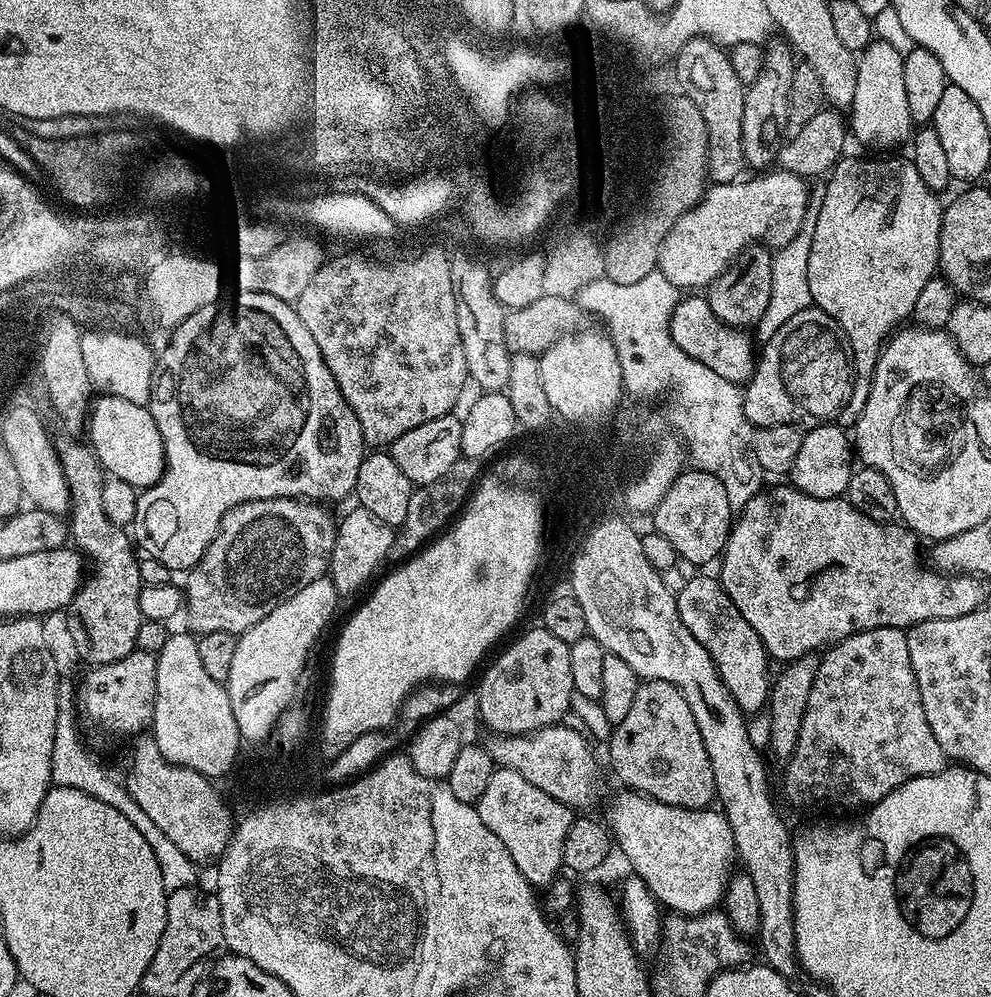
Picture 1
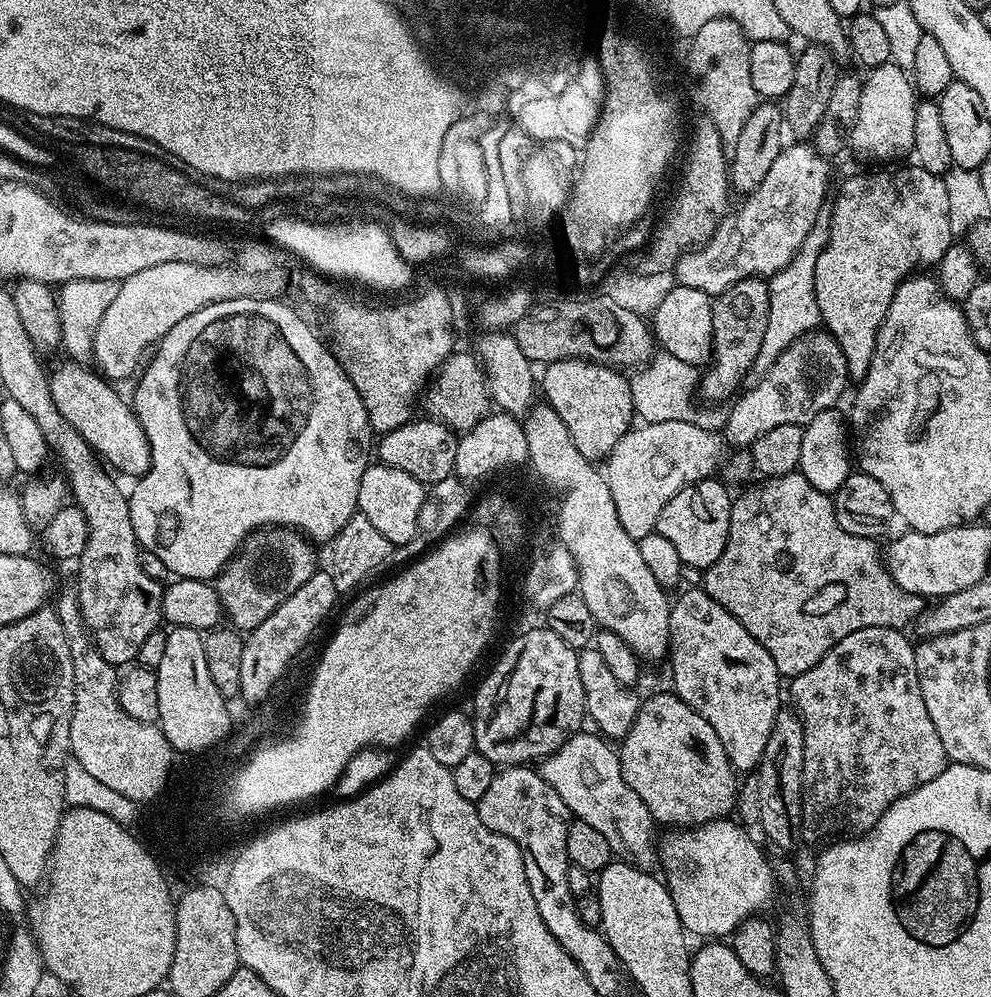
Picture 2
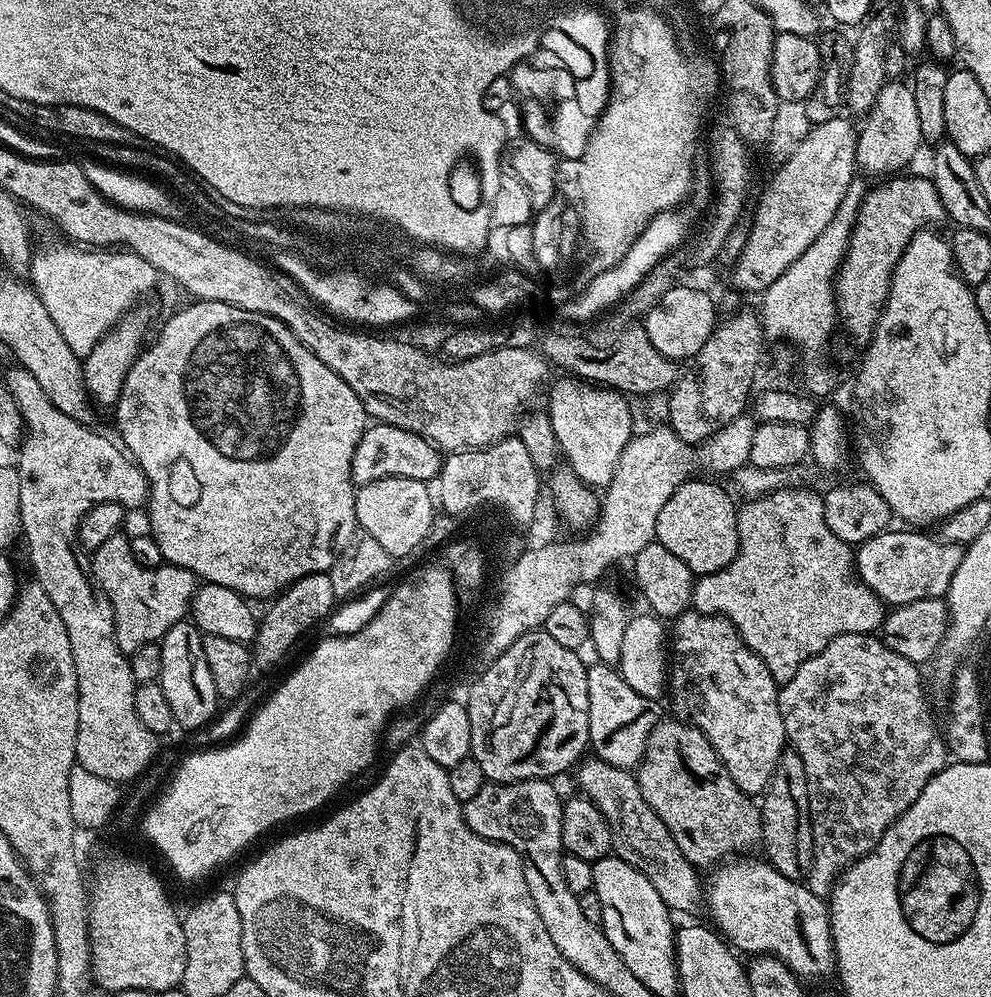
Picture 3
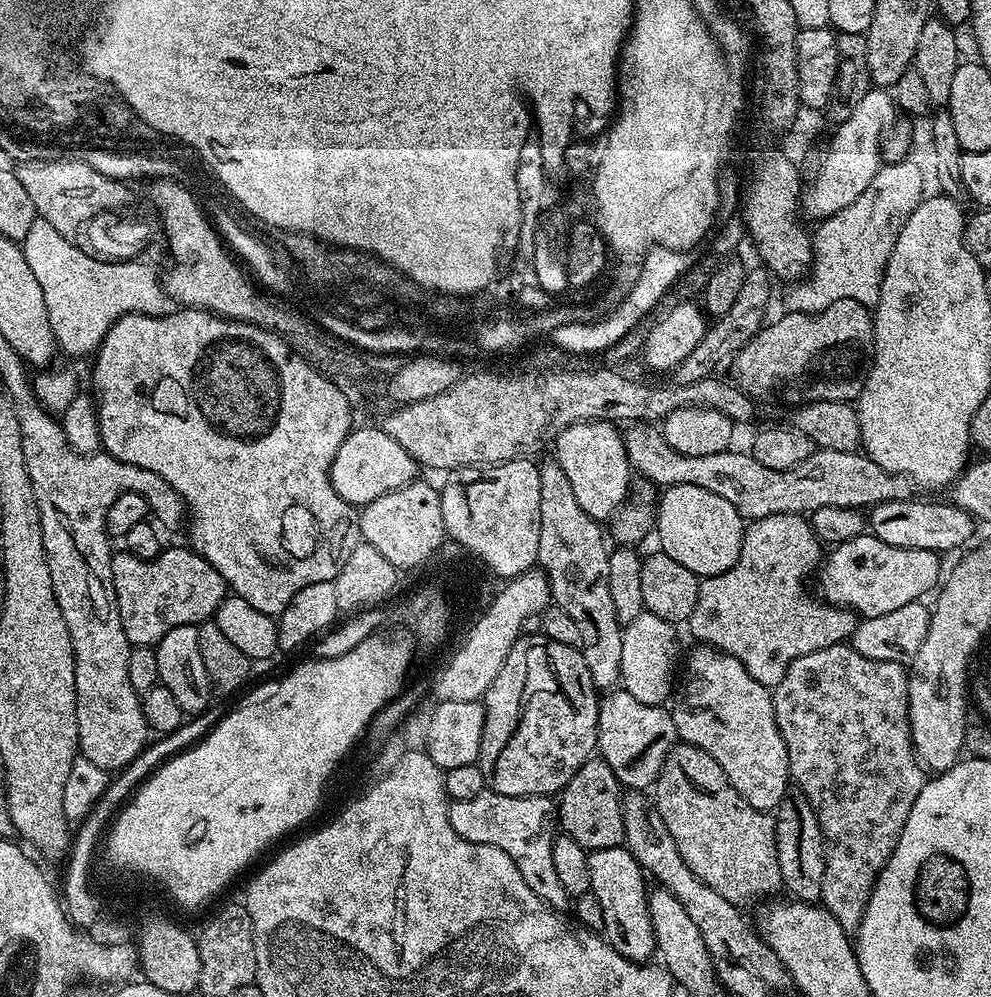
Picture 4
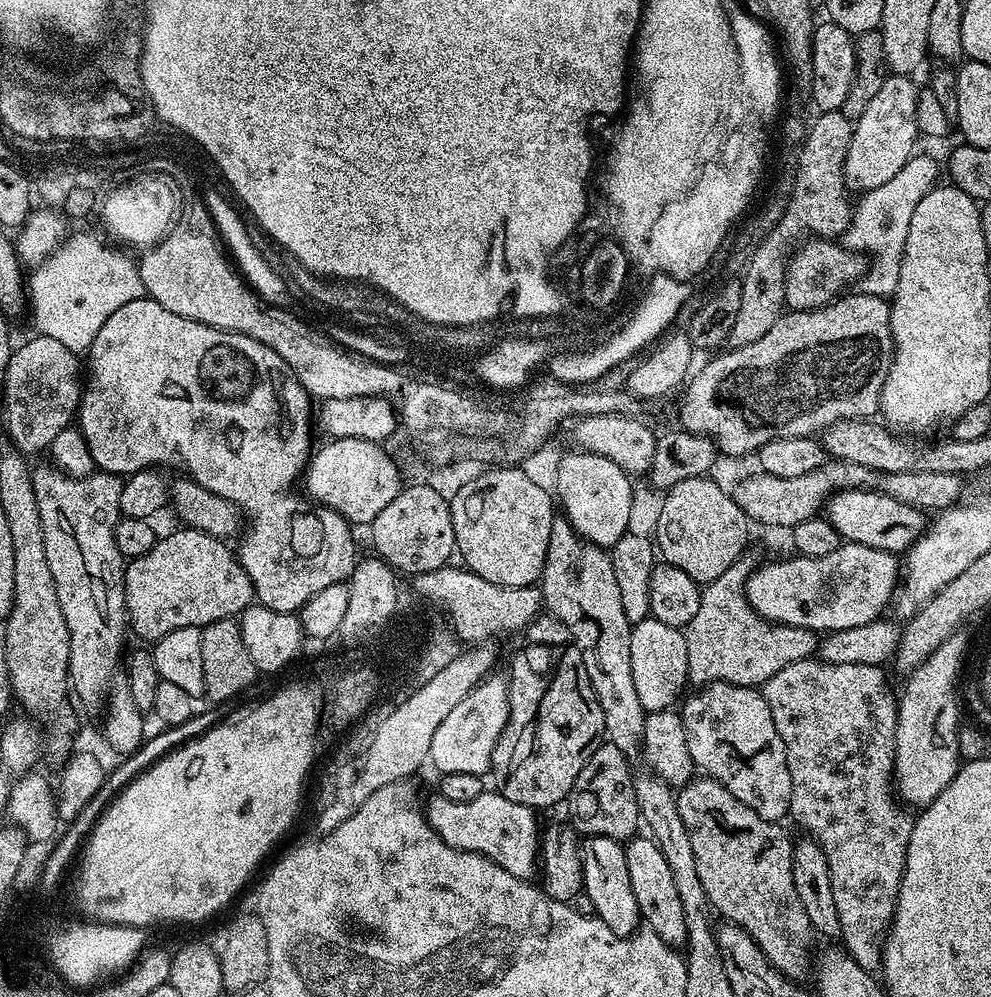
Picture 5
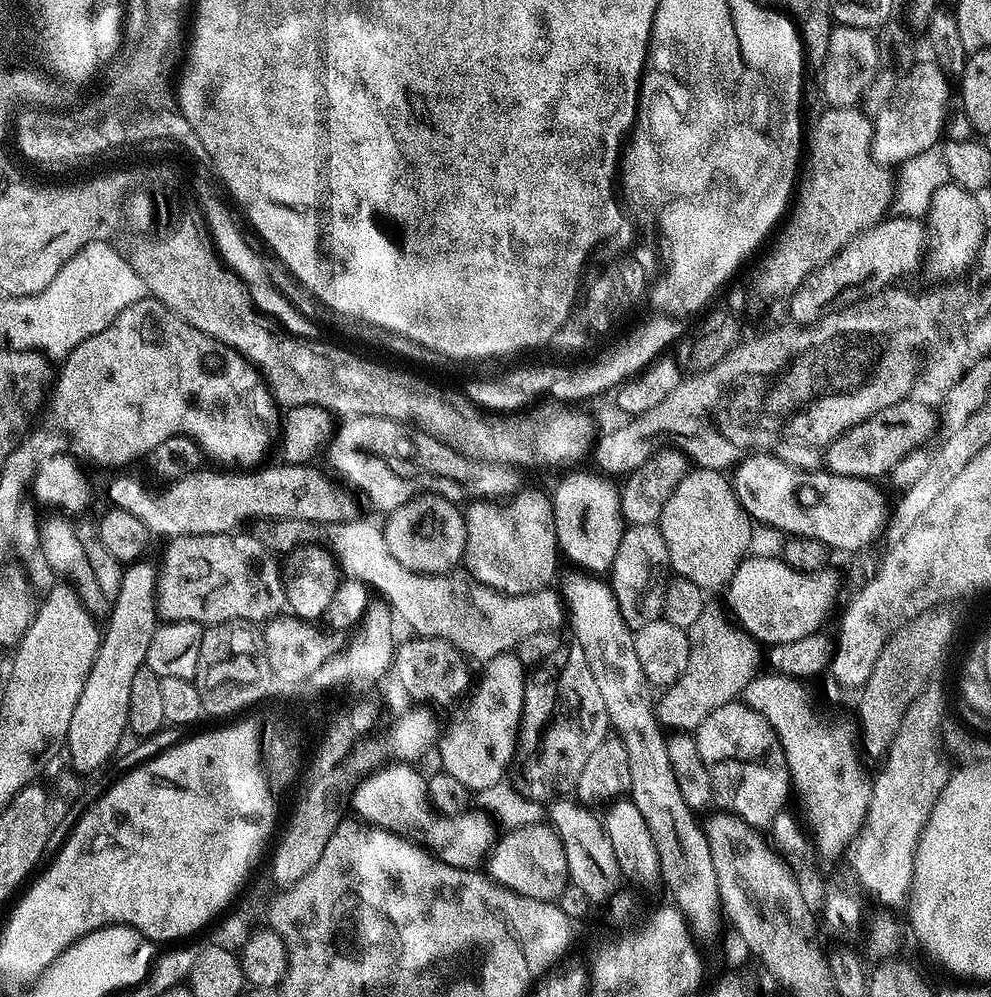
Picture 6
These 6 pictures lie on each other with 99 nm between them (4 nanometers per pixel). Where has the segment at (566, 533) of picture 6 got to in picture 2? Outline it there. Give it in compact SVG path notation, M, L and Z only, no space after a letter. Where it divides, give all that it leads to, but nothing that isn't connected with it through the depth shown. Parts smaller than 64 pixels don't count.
M559 360L543 369L543 399L566 422L578 454L593 462L603 461L618 446L618 438L634 424L632 385L623 371L593 364L591 360Z

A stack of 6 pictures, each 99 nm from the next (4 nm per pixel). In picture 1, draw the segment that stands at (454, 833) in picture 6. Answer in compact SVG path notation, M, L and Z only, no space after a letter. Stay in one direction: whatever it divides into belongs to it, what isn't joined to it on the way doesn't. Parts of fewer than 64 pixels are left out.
M497 767L486 786L486 794L477 800L475 805L476 813L486 822L486 830L498 834L502 846L510 850L510 858L518 866L518 870L524 868L524 852L530 846L559 846L566 838L566 830L570 830L574 819L573 809L568 808L558 798L550 798L550 794L538 790L509 768Z

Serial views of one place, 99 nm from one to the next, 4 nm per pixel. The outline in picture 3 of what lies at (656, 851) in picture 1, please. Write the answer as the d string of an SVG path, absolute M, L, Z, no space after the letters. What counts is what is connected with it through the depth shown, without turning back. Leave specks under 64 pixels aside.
M729 858L713 867L707 873L703 885L706 909L712 915L711 923L737 953L767 954L778 959L801 981L820 980L832 976L836 970L836 955L830 930L827 903L808 889L807 883L786 878L769 864L767 859Z

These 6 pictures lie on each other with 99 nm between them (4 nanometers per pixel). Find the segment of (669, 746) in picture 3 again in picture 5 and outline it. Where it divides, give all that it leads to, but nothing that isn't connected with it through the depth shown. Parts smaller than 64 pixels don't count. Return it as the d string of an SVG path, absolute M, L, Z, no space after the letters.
M697 775L681 785L675 797L678 818L682 818L694 850L694 870L698 870L698 882L706 890L709 905L715 911L717 908L727 923L746 930L768 961L789 980L809 979L814 968L814 956L808 953L814 929L798 899L798 890L794 890L794 840L788 837L785 825L758 818L750 806L738 802L711 776Z

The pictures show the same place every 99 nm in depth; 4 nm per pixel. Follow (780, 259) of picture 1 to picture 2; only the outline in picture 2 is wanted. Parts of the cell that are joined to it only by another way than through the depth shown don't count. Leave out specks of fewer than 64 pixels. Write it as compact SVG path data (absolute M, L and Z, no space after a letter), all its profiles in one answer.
M826 206L818 210L818 218L814 218L814 226L810 226L810 234L806 234L806 242L794 254L791 262L776 272L768 280L770 290L770 318L766 322L766 334L762 338L762 350L758 350L758 358L754 358L754 366L744 378L745 389L758 386L765 374L774 366L774 362L799 338L807 332L819 329L822 321L818 310L818 298L814 294L814 266L818 266L818 254L828 241L830 224L832 222L832 209Z

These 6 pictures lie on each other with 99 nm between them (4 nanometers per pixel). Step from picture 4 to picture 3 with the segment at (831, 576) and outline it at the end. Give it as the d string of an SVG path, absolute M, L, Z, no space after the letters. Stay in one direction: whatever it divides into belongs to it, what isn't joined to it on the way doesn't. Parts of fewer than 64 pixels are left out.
M924 530L894 531L880 532L855 549L856 572L861 582L870 586L888 606L943 597L950 586L950 578L954 578L954 570L958 570L962 562L964 548L935 535L927 536Z

